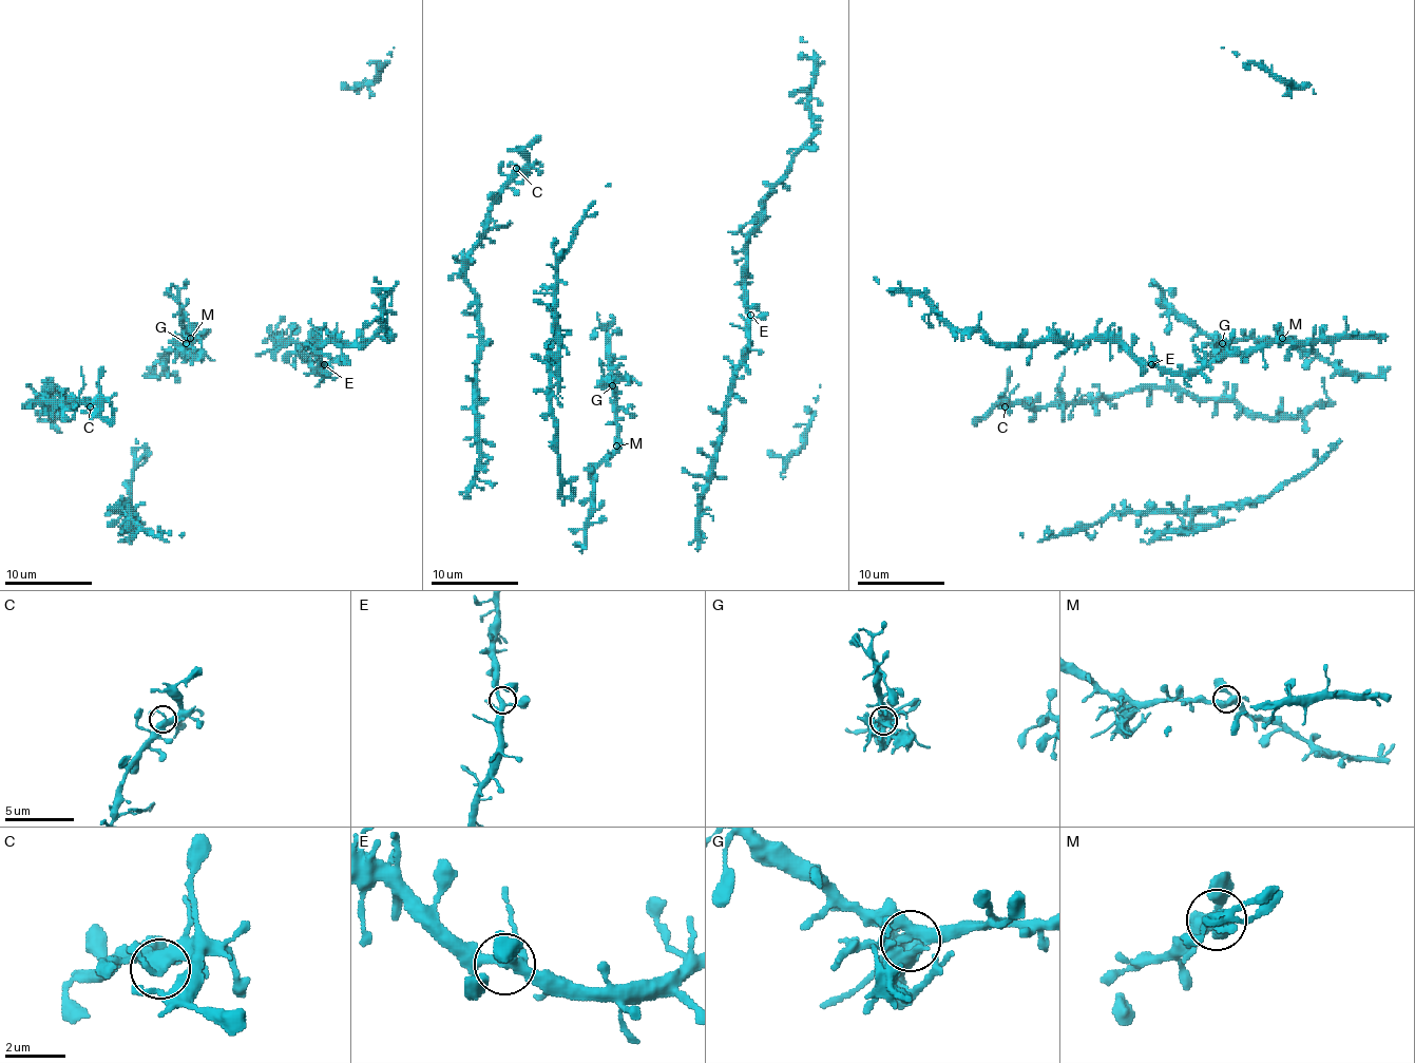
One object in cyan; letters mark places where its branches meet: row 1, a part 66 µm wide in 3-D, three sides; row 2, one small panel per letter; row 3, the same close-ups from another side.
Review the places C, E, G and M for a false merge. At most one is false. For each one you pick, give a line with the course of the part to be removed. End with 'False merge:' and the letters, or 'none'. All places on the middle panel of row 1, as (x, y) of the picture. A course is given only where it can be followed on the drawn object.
G: course (612, 384), (614, 380), (641, 384)
False merge: G

